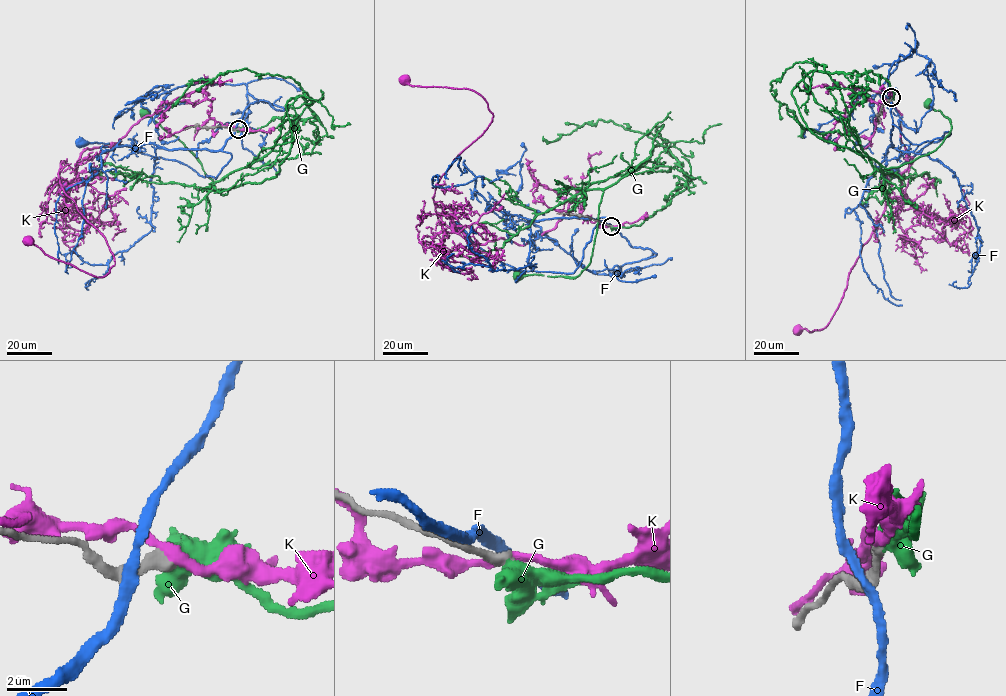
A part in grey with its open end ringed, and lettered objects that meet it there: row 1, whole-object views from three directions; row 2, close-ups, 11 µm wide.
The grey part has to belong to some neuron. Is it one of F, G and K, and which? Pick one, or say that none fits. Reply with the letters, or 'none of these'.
G

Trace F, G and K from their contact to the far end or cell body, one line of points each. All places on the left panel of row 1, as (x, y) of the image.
F: (234, 130), (222, 150), (231, 158), (216, 179), (204, 177), (177, 161), (153, 157), (131, 147), (81, 143)
G: (238, 129), (255, 132), (285, 116), (318, 119), (296, 97), (270, 151), (210, 188), (223, 195), (144, 113)
K: (238, 129), (196, 90), (74, 169), (64, 161), (60, 185), (113, 256), (103, 277), (29, 241)

